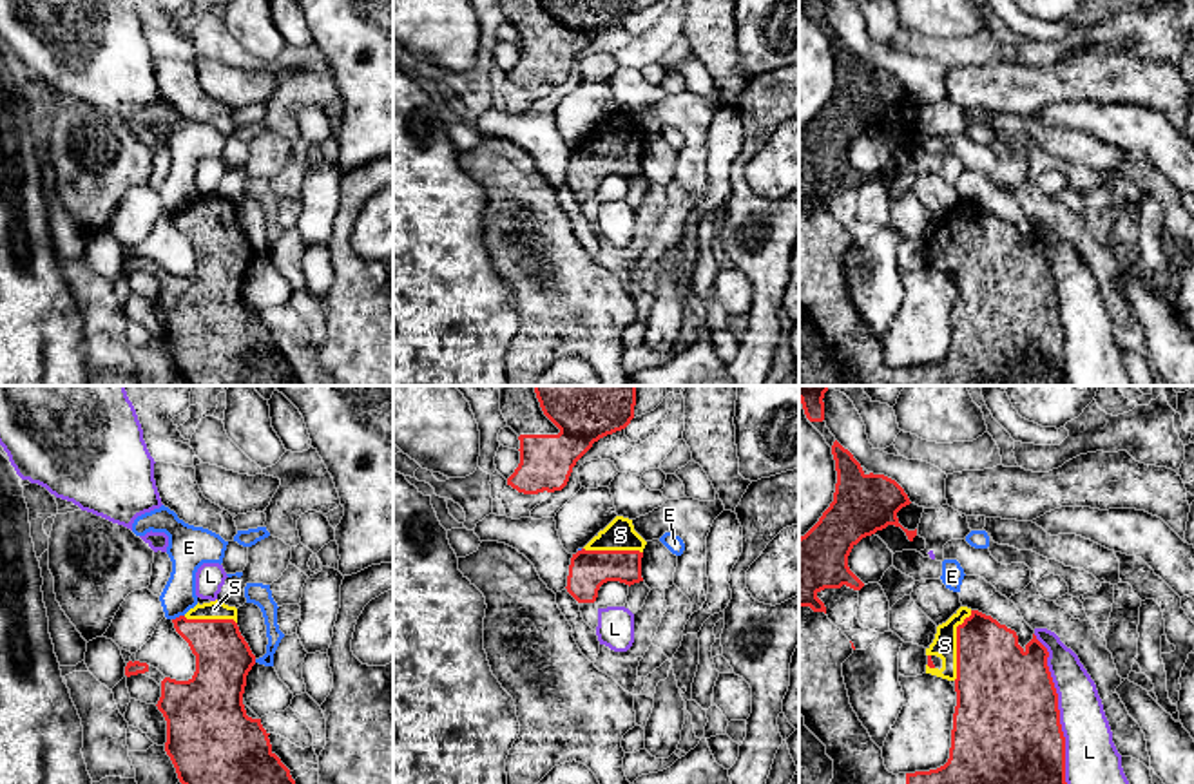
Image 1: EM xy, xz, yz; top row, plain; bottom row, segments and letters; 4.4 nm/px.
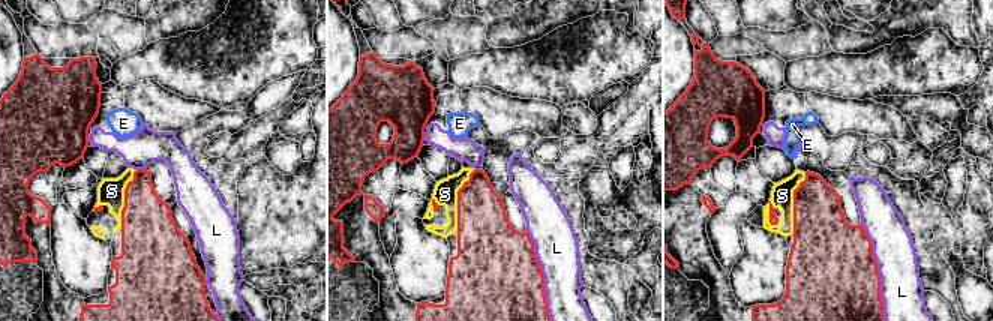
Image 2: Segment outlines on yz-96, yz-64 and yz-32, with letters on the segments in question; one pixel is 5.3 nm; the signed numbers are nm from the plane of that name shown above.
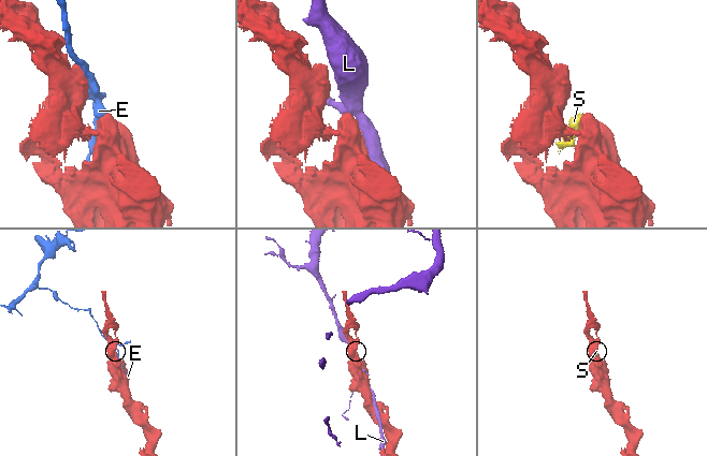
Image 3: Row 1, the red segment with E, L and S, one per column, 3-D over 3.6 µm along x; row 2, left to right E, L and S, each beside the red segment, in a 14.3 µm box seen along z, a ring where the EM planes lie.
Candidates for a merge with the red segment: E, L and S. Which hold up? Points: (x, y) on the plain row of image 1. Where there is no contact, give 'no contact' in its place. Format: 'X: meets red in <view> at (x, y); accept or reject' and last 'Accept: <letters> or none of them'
E: meets red in xy at (180, 210); reject
L: meets red in yz at (1059, 306); reject
S: meets red in yz at (957, 239); accept
Accept: S

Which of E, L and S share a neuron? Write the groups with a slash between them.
E / L / S

